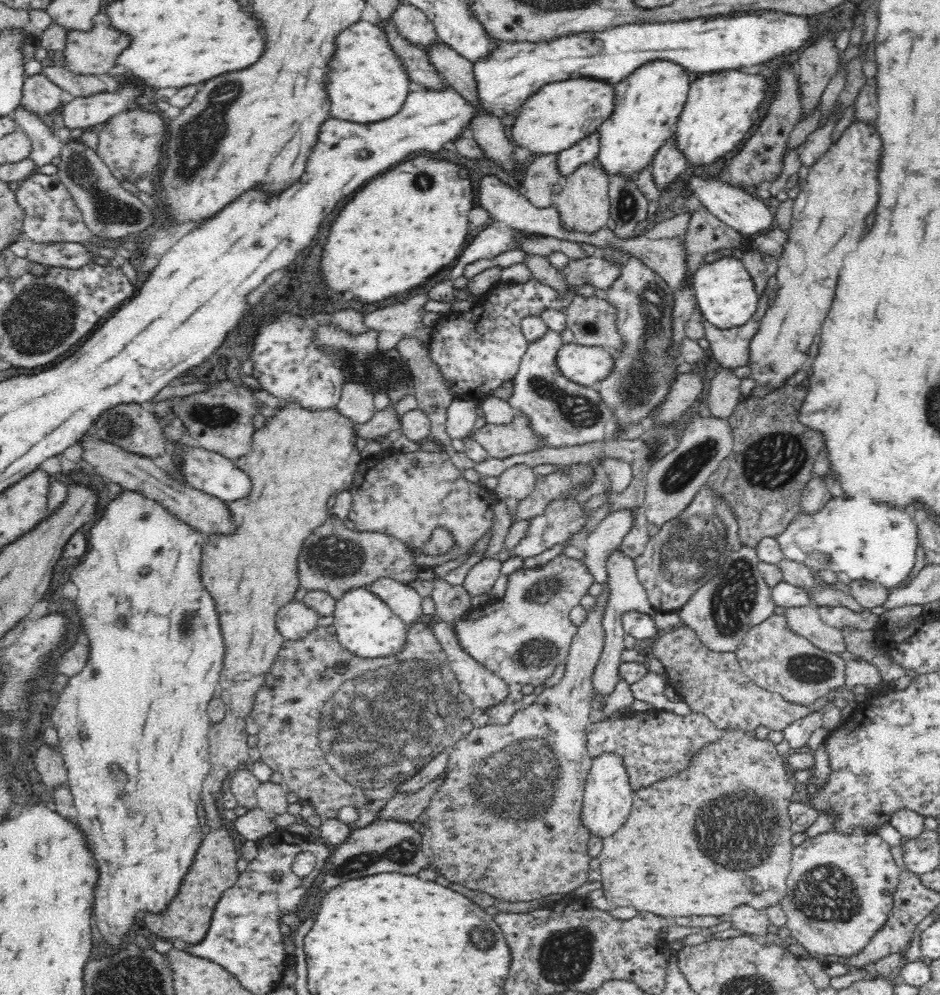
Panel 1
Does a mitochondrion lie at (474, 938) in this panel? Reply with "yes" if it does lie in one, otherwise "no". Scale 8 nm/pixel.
yes

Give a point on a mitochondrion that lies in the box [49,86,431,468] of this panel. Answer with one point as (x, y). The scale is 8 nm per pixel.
(108, 209)

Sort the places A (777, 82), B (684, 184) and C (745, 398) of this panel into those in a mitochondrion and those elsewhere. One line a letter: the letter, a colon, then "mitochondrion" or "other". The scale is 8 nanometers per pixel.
A: mitochondrion
B: other
C: other

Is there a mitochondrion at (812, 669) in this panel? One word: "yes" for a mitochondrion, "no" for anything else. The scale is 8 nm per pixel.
yes

